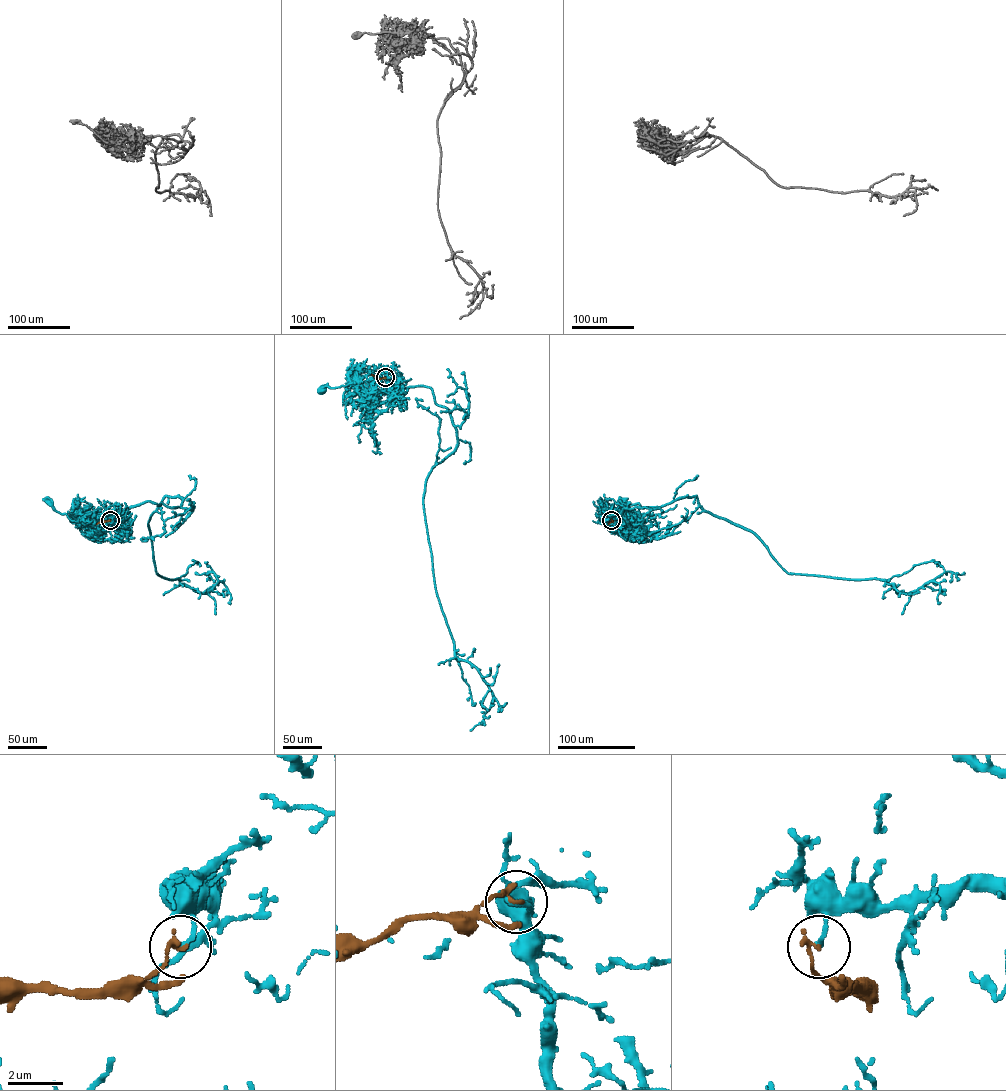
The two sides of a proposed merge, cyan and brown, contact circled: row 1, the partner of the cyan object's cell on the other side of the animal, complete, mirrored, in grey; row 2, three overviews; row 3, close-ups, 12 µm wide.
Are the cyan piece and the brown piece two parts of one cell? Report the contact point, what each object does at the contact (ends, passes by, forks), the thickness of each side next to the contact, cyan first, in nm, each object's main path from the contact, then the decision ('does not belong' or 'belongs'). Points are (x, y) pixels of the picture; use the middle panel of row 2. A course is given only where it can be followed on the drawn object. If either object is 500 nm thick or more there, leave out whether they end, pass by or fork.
place (385, 377); cyan ends; brown ends; calibres 160 and 180 nm; course cyan (385, 377), (388, 386), (383, 392), (354, 382), (335, 387), (326, 386), (323, 391); course brown (385, 377), (378, 378), (371, 374); does not belong

